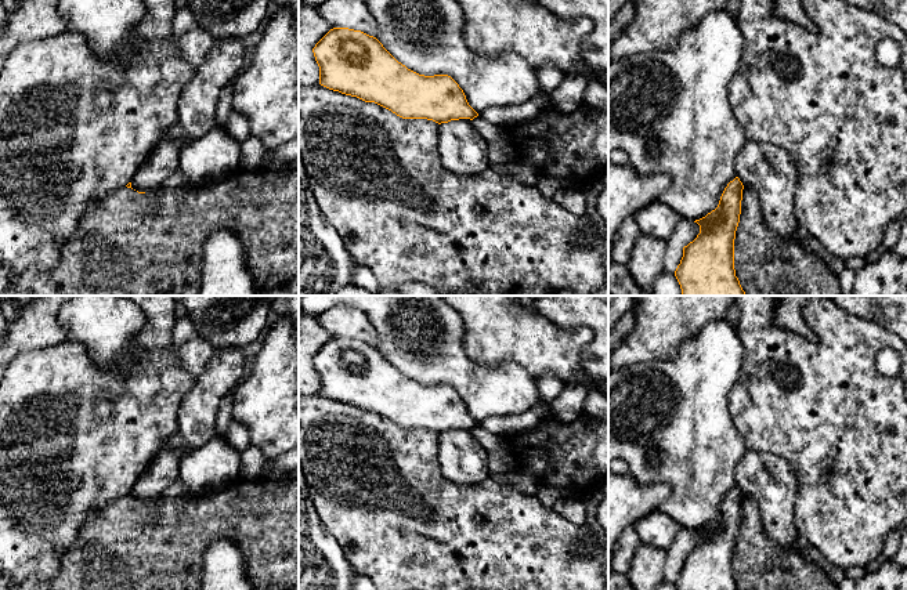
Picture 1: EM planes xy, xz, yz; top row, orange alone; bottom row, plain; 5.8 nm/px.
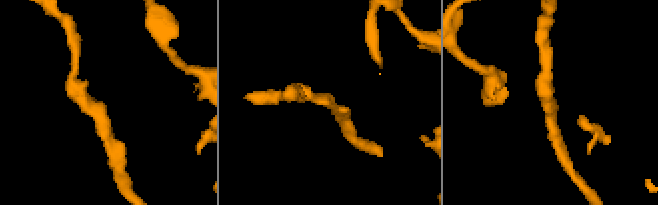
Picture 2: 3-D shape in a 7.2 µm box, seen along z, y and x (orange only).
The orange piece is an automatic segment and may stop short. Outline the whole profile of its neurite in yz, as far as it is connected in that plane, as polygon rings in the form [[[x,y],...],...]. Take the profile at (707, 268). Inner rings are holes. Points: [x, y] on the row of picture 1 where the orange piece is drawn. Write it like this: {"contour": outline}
{"contour": [[[736,177],[724,188],[718,207],[694,221],[700,225],[700,234],[683,247],[675,271],[682,296],[747,296],[734,269],[742,189]]]}

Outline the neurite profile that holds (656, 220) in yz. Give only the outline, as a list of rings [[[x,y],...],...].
[[[655,200],[635,214],[642,235],[666,242],[682,217],[669,206]]]

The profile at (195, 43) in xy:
[[[176,7],[171,28],[184,59],[194,66],[200,65],[218,41],[195,22],[188,7]]]

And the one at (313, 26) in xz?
[[[299,4],[299,88],[319,84],[312,48],[333,26],[312,4]]]

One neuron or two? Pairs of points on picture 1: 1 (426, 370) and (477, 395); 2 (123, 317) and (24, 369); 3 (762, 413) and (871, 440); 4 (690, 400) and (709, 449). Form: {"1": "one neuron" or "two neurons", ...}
{"1": "one neuron", "2": "two neurons", "3": "one neuron", "4": "one neuron"}

